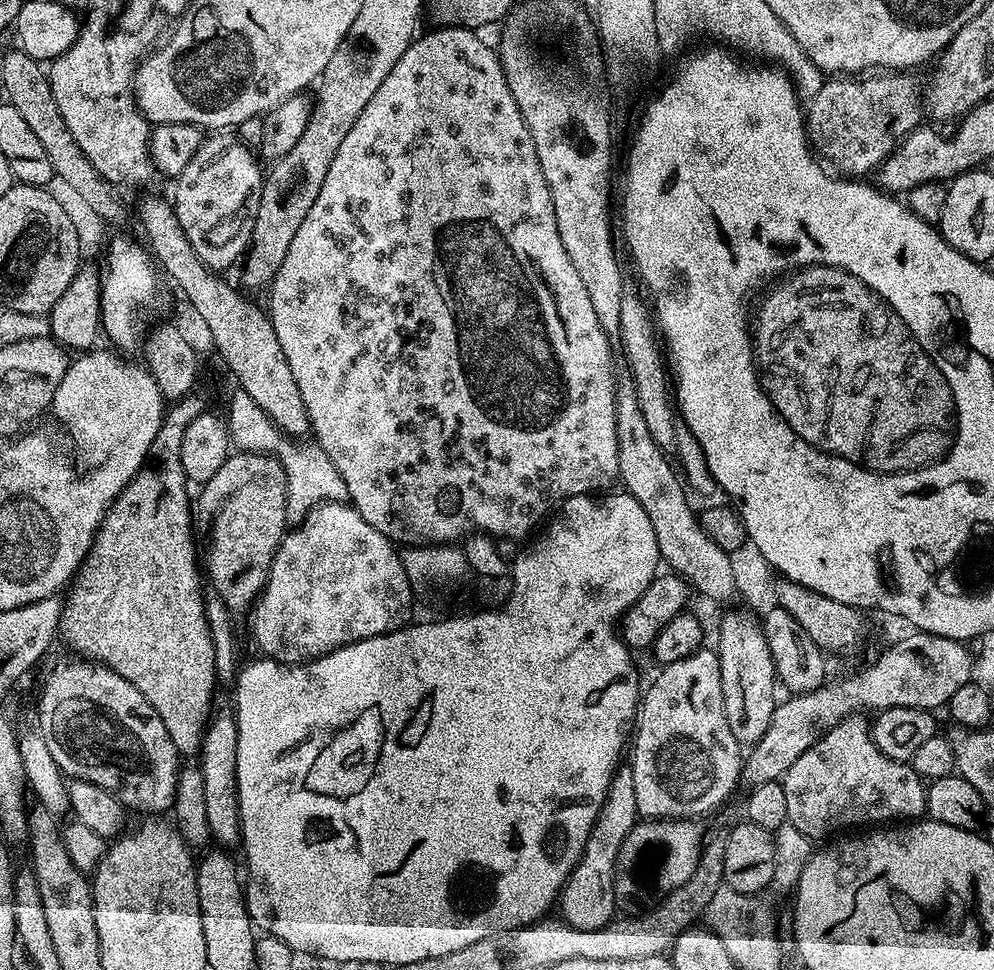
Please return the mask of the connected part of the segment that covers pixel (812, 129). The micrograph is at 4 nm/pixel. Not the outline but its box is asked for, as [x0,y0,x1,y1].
[806,70,922,178]

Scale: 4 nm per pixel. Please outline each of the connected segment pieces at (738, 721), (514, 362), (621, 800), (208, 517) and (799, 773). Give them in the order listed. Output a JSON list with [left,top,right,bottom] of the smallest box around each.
[[717,609,778,746],[266,26,620,546],[558,763,638,930],[198,452,287,615],[782,714,926,842]]

